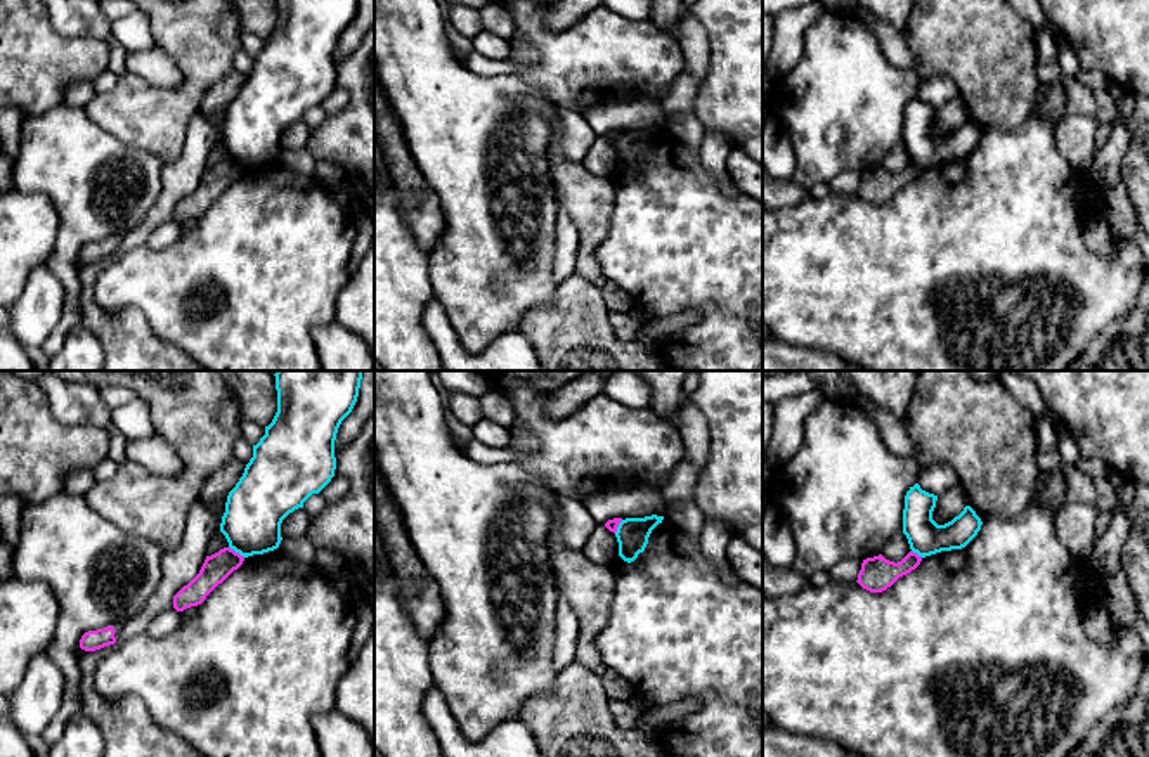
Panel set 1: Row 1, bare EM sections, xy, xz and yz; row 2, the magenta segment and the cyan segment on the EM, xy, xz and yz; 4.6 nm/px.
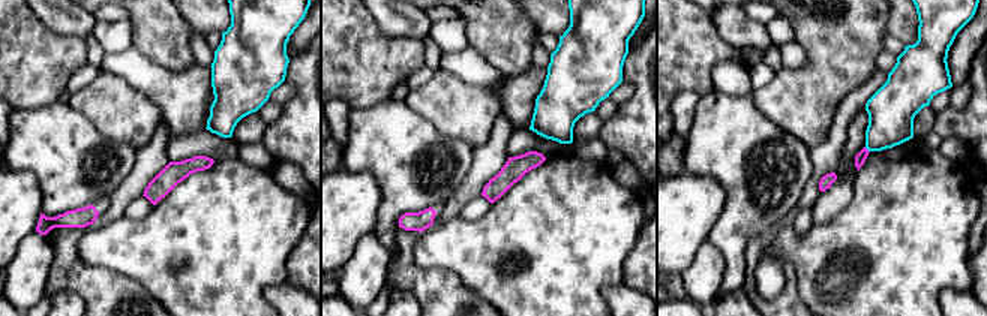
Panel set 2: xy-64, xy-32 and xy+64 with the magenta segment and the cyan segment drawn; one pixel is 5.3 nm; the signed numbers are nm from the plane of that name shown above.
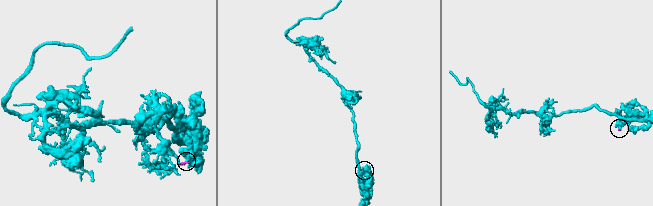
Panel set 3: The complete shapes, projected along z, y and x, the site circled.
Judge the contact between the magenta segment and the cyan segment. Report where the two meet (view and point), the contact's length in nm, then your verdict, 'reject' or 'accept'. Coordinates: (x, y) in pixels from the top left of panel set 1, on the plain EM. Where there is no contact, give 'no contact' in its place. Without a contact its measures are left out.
meets magenta in xy at (238, 165); contact 90 nm long; reject

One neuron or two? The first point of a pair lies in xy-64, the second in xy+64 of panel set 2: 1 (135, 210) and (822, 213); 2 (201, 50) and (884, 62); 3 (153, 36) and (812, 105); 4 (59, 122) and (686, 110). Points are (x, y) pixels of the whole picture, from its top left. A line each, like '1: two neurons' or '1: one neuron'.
1: two neurons
2: one neuron
3: one neuron
4: two neurons

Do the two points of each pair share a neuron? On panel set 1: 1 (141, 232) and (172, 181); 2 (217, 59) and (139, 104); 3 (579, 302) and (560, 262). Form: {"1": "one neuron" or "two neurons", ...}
{"1": "one neuron", "2": "one neuron", "3": "two neurons"}

